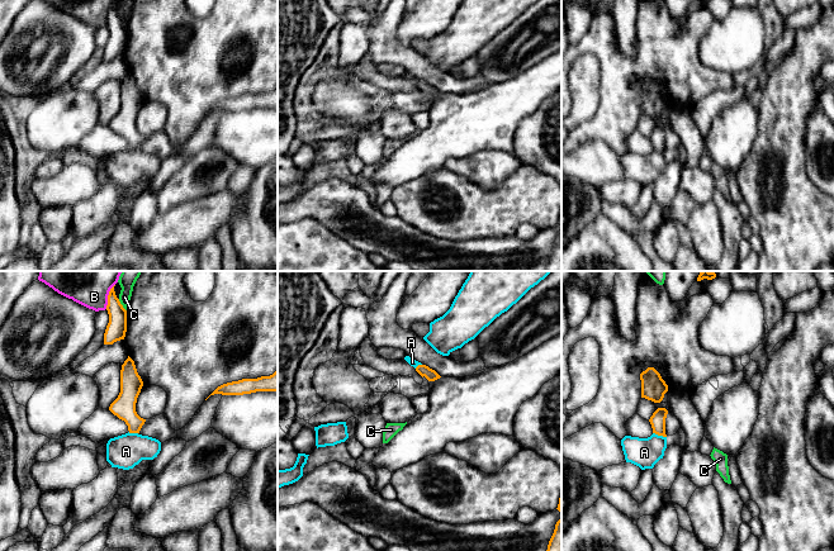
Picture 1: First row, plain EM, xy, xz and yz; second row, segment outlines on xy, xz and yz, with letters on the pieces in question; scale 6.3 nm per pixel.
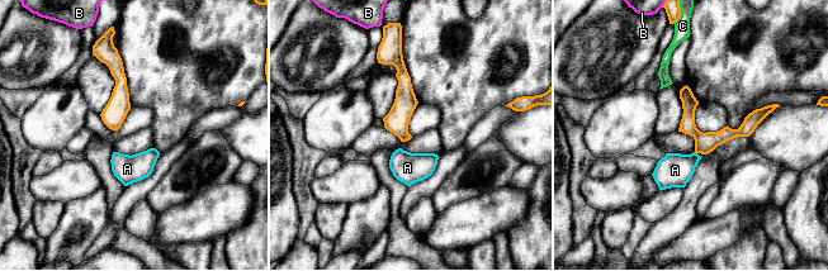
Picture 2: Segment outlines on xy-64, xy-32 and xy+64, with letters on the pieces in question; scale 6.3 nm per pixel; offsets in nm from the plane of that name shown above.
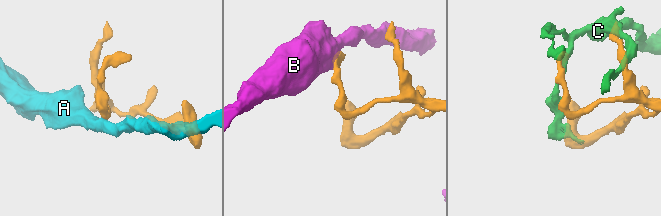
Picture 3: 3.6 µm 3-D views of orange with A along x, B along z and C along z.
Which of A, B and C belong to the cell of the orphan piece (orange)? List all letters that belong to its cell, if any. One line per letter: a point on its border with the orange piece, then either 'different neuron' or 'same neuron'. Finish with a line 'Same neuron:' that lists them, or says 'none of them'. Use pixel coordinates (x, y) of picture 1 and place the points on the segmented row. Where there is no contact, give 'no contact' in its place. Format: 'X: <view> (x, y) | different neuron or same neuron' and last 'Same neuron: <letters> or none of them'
A: yz (659, 435) | different neuron
B: xy (108, 297) | different neuron
C: xy (122, 305) | different neuron
Same neuron: none of them

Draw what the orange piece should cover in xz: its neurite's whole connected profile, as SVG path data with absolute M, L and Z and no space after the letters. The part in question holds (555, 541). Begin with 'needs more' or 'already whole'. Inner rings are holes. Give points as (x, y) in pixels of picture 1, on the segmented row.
already whole; M561 518L556 522L546 551L561 551Z

